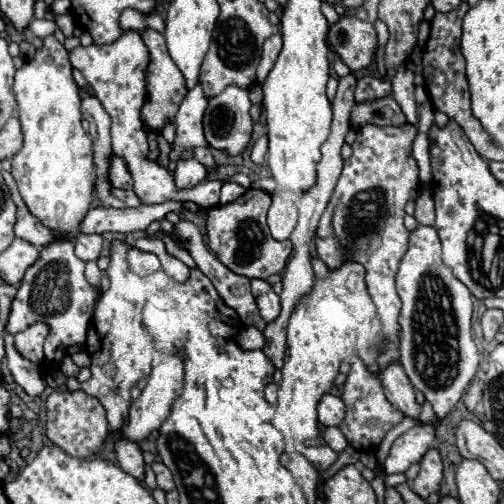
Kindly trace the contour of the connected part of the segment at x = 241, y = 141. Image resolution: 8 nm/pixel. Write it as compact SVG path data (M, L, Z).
M227 86L219 96L209 98L209 104L205 110L205 120L203 120L207 144L211 148L225 152L227 156L243 154L243 150L249 146L251 134L253 134L253 120L251 120L249 108L251 108L249 92L239 86Z

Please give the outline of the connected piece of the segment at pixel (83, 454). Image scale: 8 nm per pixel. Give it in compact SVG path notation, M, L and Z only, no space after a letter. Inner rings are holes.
M55 390L47 398L47 438L63 448L69 456L75 458L89 458L97 454L109 436L109 424L105 418L105 408L101 406L95 396L89 396L83 390Z

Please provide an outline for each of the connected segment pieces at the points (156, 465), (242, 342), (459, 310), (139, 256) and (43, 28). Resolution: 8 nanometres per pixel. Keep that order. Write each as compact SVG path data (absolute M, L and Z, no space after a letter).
M153 462L153 472L157 474L157 484L159 484L159 488L161 490L165 490L165 492L169 492L169 490L173 490L175 488L175 482L173 482L173 476L171 476L171 470L163 464L163 462Z
M247 326L243 328L237 336L235 336L235 342L241 346L241 348L263 348L265 340L263 340L263 334L253 328L253 326Z
M419 224L409 234L409 250L401 258L395 286L403 302L399 314L399 362L413 388L423 392L425 400L433 406L437 420L443 420L473 380L479 352L471 338L471 292L443 264L441 242L433 226Z
M135 248L129 250L127 254L127 262L129 262L129 268L139 274L139 276L145 276L145 274L151 274L155 270L161 268L159 264L159 258L155 254L145 254L145 252L139 252Z
M33 20L29 24L29 32L31 36L37 36L37 38L45 38L49 34L53 34L57 28L57 24L53 20Z

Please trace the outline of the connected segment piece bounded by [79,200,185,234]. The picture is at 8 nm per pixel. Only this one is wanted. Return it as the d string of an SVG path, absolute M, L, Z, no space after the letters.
M167 200L163 204L141 204L137 208L127 210L95 206L89 208L87 216L83 218L79 234L105 234L105 232L129 234L135 230L145 230L151 222L163 220L169 212L181 214L183 210L185 210L183 202L177 200Z

